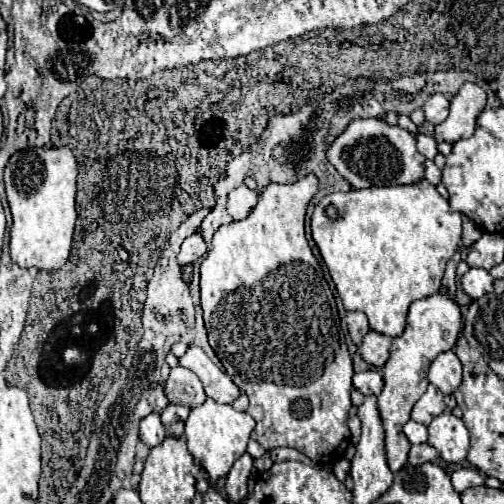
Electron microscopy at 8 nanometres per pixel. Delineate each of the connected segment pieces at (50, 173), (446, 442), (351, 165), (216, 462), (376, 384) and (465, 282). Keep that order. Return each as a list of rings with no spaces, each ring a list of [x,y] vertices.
[[[29,148],[15,152],[7,166],[5,166],[5,190],[7,190],[7,202],[13,216],[11,236],[9,236],[9,248],[11,248],[11,260],[19,264],[21,268],[35,268],[45,272],[57,272],[61,270],[71,256],[71,244],[73,244],[73,228],[77,220],[75,212],[75,188],[77,188],[77,162],[69,148]]]
[[[439,414],[429,428],[429,444],[441,454],[445,462],[461,462],[469,450],[469,432],[465,424],[453,414]]]
[[[355,118],[327,148],[327,160],[351,188],[371,188],[421,180],[425,158],[417,152],[413,134],[401,126],[391,126],[383,118]]]
[[[207,398],[201,406],[191,408],[191,414],[185,422],[185,442],[189,454],[199,462],[211,480],[227,476],[231,466],[239,456],[245,454],[247,442],[255,428],[255,420],[247,412],[237,412],[229,404],[219,404]]]
[[[367,370],[367,372],[359,372],[353,376],[353,386],[357,390],[361,390],[365,396],[373,394],[379,396],[383,390],[383,374],[381,370]]]
[[[469,268],[461,276],[461,288],[471,300],[477,300],[477,298],[485,296],[487,292],[491,292],[493,276],[483,268]]]

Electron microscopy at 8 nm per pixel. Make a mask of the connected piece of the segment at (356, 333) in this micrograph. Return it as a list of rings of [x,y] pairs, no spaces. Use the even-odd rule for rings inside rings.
[[[347,312],[347,328],[349,328],[351,340],[359,346],[361,340],[363,340],[363,336],[369,332],[367,316],[363,312]]]

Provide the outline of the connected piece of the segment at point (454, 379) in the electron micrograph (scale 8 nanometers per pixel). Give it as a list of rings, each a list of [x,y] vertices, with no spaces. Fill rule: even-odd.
[[[451,350],[439,354],[433,360],[429,368],[429,382],[443,394],[453,394],[461,384],[461,362]]]

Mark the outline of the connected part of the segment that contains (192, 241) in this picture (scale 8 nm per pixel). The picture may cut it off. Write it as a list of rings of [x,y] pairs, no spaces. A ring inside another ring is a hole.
[[[191,234],[183,240],[181,244],[181,252],[179,252],[179,264],[187,266],[193,264],[195,260],[199,260],[203,254],[207,252],[207,244],[199,234]]]

